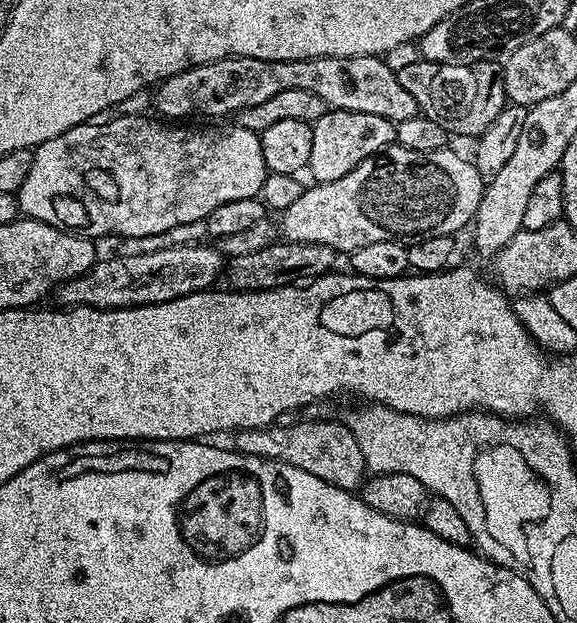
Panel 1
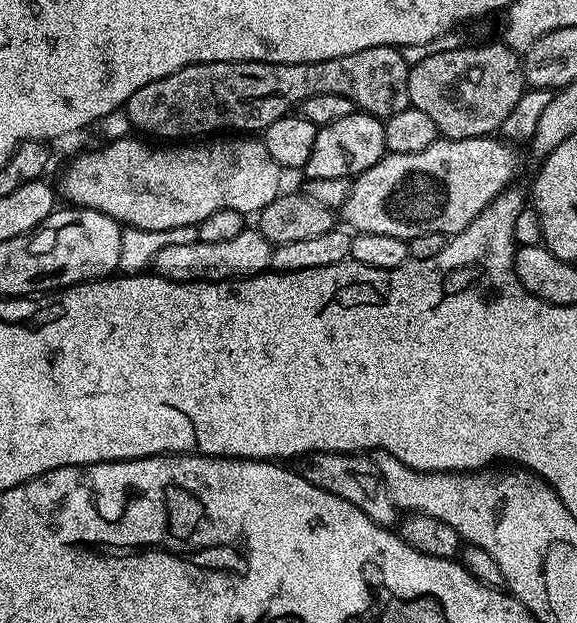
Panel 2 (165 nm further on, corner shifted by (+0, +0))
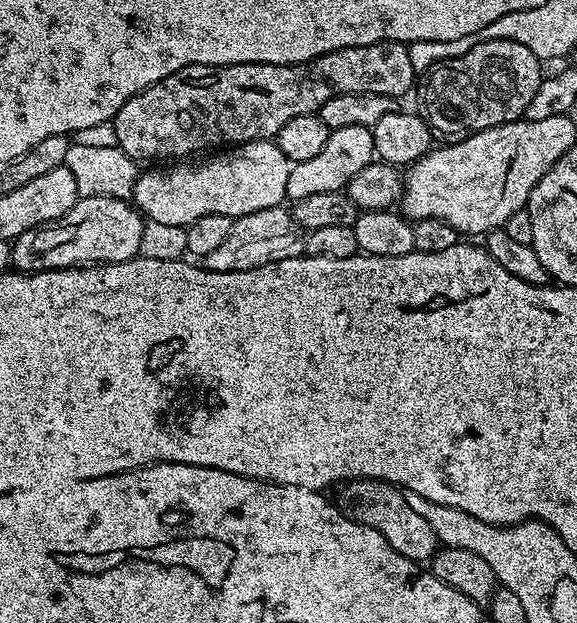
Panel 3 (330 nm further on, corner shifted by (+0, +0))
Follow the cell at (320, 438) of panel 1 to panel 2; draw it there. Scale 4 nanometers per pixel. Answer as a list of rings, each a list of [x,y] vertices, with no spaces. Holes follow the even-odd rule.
[[[312,452],[303,457],[302,466],[298,471],[318,490],[326,490],[362,510],[366,518],[376,524],[392,526],[397,523],[398,509],[394,498],[390,498],[390,490],[386,490],[386,482],[382,482],[382,473],[373,462],[371,455],[357,454],[355,452]]]

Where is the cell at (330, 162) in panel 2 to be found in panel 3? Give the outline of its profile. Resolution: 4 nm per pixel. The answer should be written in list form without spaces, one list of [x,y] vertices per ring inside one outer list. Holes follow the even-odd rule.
[[[342,126],[331,129],[326,138],[326,146],[322,146],[319,154],[314,154],[314,158],[306,158],[306,162],[292,164],[290,178],[286,178],[286,197],[295,202],[302,198],[310,198],[310,194],[326,194],[347,189],[350,178],[354,178],[358,170],[362,170],[376,159],[371,128]]]

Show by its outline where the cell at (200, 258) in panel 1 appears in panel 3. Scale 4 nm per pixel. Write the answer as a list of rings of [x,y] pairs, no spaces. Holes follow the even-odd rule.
[[[277,206],[258,210],[254,214],[235,217],[230,226],[230,234],[210,254],[202,257],[203,267],[210,272],[237,272],[254,270],[270,262],[301,255],[304,250],[305,229],[292,217],[287,207]]]

